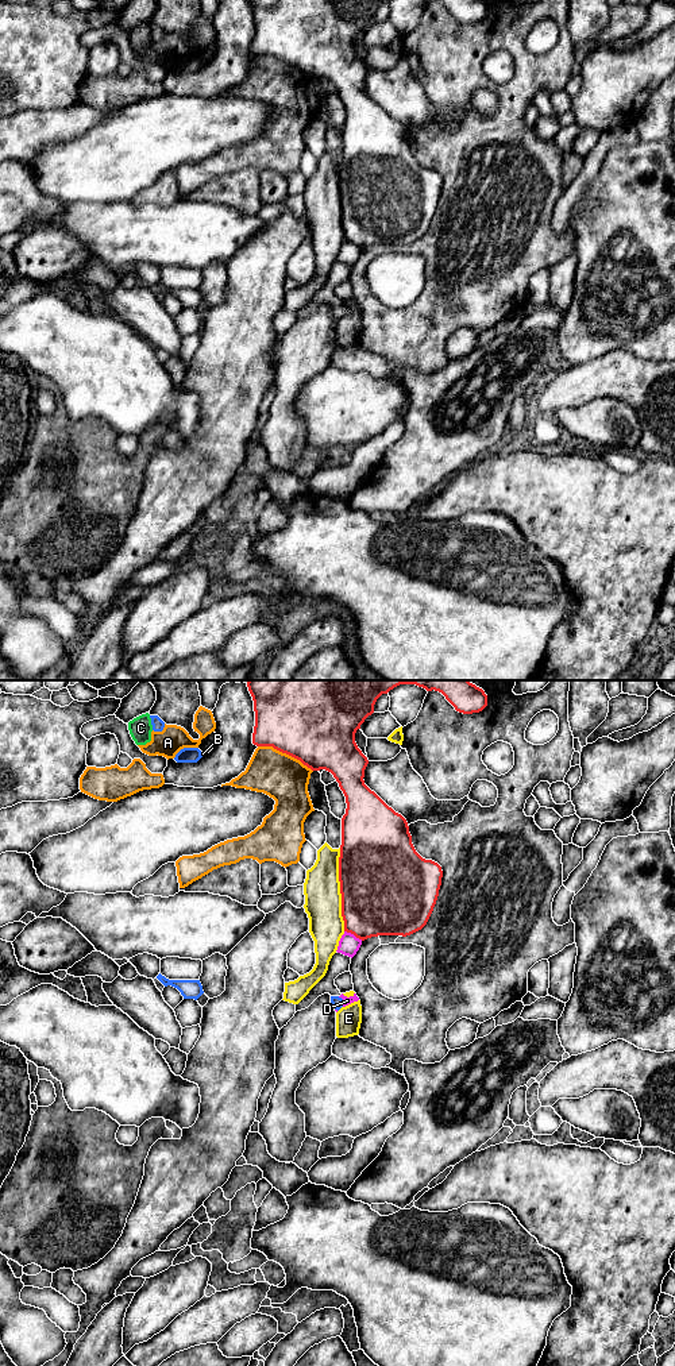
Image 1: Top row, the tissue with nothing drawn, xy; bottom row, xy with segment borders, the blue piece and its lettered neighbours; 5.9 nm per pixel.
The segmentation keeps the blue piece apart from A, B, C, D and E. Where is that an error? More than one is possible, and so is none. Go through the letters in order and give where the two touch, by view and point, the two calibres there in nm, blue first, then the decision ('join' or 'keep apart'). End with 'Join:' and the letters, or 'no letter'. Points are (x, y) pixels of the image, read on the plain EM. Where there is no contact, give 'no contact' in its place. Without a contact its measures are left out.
A: xy (185, 57) | 100/160 nm | keep apart
B: xy (200, 62) | 100/20 nm | keep apart
C: xy (151, 31) | 70/140 nm | keep apart
D: xy (343, 309) | 70/50 nm | join
E: xy (340, 316) | 70/150 nm | keep apart
Join: D

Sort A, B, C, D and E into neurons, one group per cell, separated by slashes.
A / B / C / D / E

